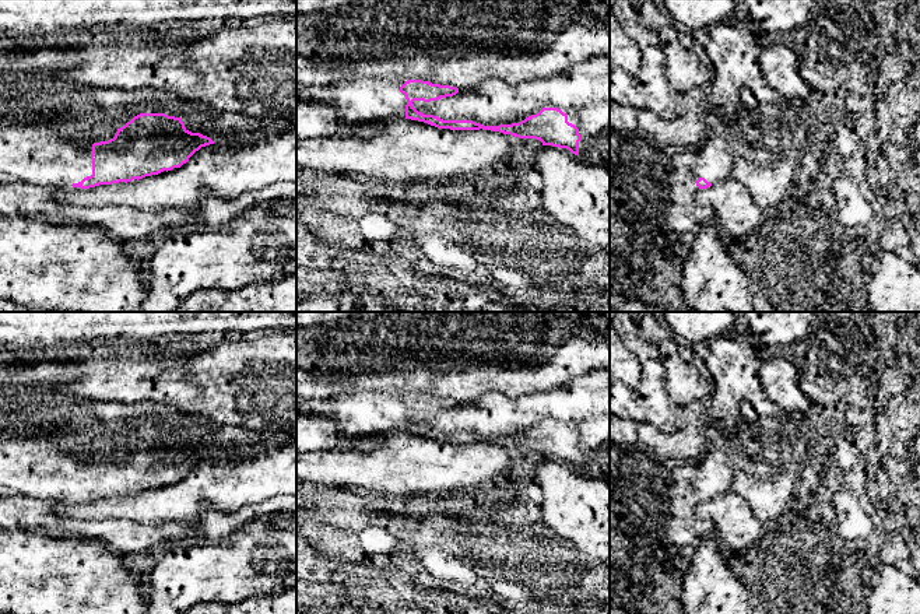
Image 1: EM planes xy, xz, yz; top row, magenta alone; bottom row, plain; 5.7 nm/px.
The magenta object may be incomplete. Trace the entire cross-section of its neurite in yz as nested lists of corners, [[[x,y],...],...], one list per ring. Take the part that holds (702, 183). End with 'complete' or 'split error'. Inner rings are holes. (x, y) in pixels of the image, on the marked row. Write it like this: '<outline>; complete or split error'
[[[712,127],[707,136],[693,148],[692,175],[699,189],[730,179],[734,154],[726,133]]]; split error

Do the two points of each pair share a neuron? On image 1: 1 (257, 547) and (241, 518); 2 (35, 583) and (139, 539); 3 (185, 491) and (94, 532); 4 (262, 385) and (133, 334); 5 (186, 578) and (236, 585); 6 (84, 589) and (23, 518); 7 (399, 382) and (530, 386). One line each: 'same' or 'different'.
1: different
2: different
3: different
4: different
5: same
6: different
7: same

